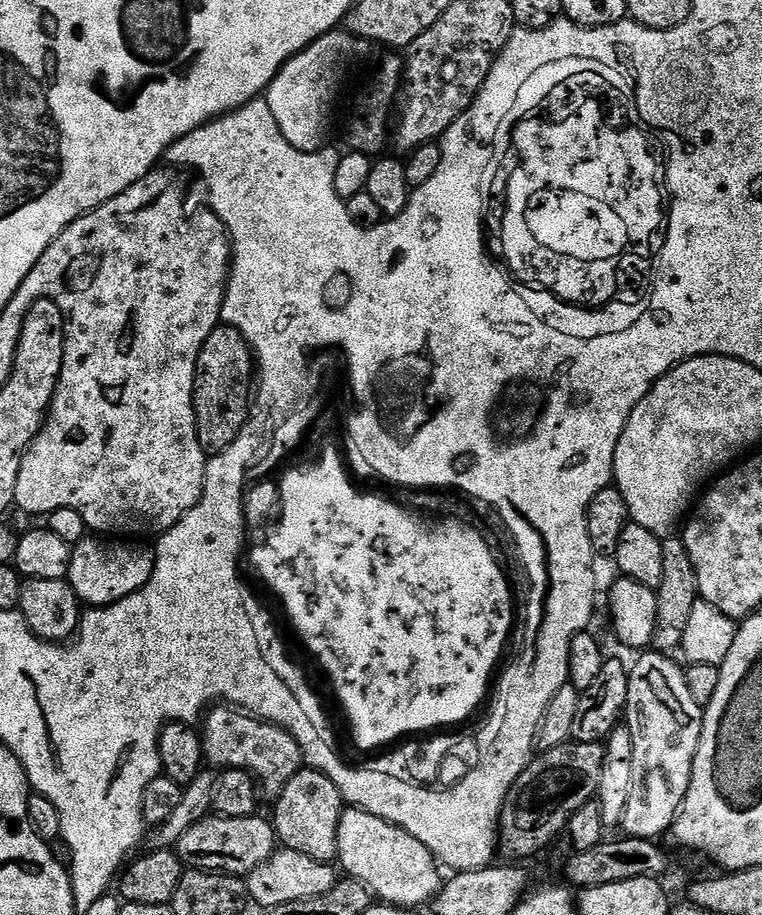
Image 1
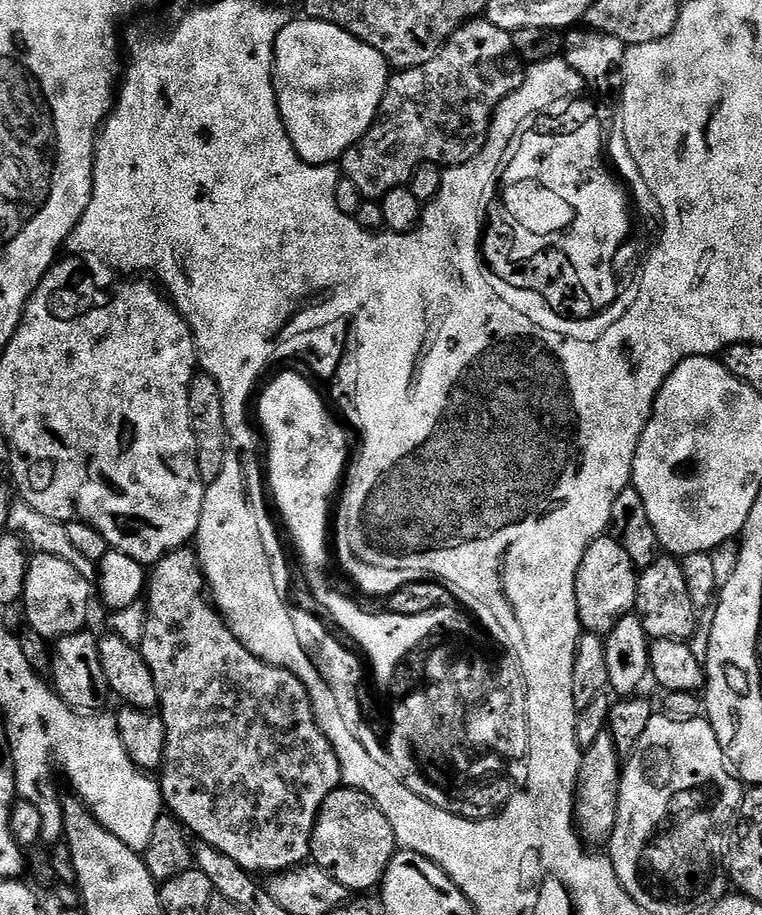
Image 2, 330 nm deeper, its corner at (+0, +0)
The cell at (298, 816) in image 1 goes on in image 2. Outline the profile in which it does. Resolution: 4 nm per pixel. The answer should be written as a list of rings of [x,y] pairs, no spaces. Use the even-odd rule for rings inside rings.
[[[341,786],[324,799],[312,831],[311,859],[338,878],[349,893],[364,894],[375,889],[383,881],[397,851],[394,830],[390,830],[386,814],[382,814],[380,807],[365,792]]]

